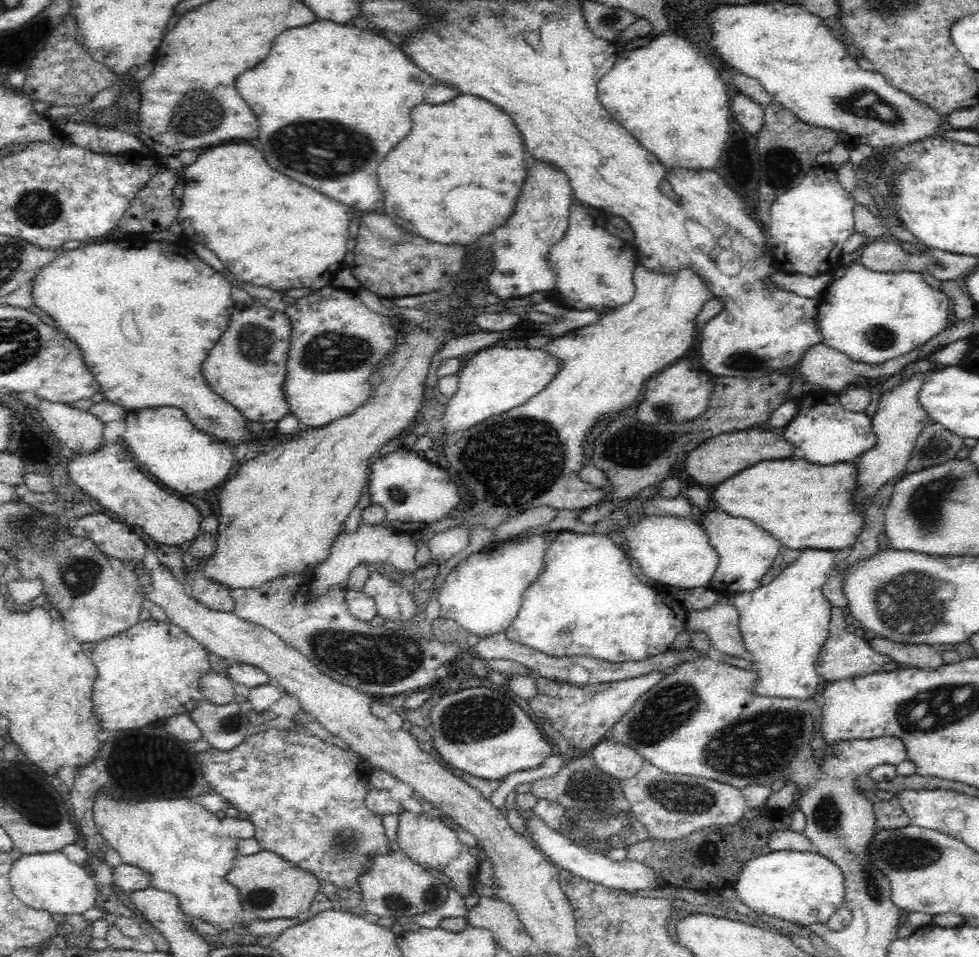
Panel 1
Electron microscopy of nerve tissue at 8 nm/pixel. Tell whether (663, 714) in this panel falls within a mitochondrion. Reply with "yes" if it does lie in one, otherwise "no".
yes

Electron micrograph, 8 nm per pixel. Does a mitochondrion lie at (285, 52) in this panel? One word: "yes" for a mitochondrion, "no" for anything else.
no

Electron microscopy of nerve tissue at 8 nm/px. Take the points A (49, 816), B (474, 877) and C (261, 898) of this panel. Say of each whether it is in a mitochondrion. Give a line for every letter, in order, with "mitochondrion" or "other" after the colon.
A: mitochondrion
B: other
C: mitochondrion

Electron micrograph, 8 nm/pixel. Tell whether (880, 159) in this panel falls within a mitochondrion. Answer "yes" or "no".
no

